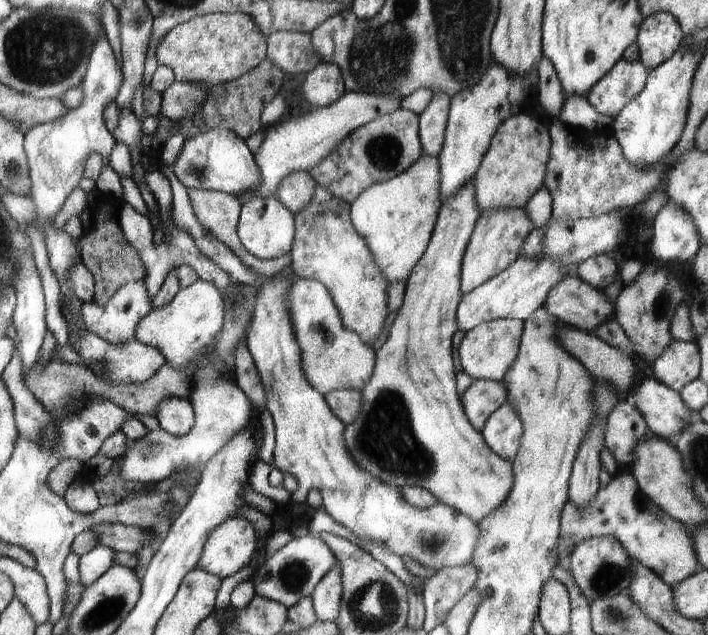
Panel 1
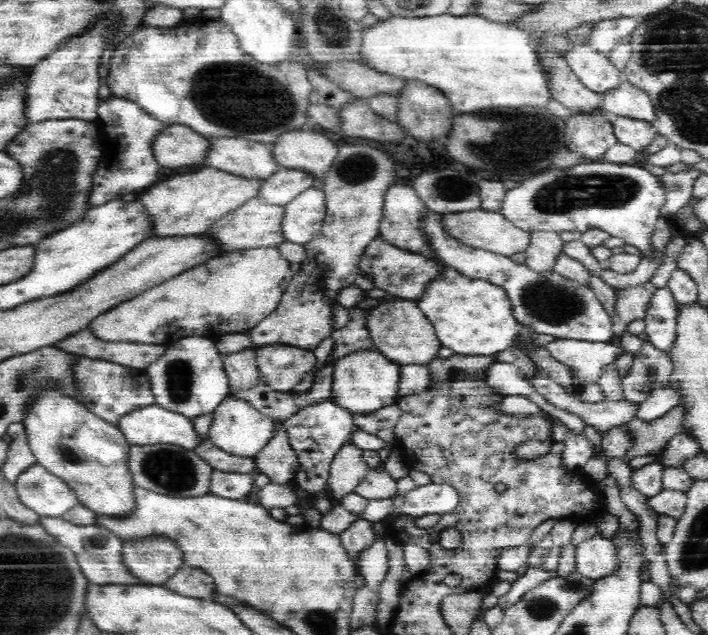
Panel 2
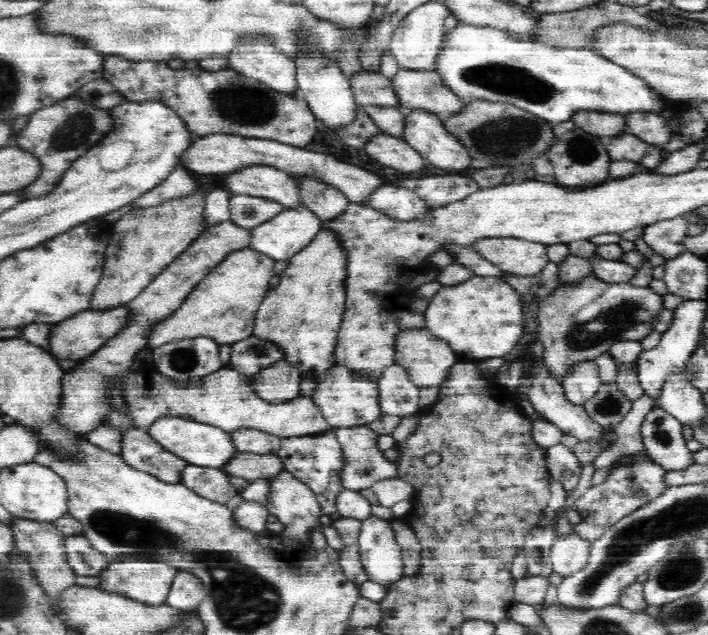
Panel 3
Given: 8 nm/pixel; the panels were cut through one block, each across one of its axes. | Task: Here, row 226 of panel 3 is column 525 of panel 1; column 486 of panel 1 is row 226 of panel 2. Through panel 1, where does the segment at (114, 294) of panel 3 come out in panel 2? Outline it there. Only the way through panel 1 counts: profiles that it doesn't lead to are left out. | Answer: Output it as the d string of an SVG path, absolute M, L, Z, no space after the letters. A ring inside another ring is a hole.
M204 167L184 176L160 180L140 201L153 217L153 237L188 237L195 233L207 233L221 216L241 207L260 192L264 180L261 177L236 176L232 172Z

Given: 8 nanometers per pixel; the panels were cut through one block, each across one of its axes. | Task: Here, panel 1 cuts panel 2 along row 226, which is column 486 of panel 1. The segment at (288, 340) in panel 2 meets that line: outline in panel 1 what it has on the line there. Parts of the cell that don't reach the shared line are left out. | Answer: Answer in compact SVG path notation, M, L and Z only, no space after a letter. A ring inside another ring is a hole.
M498 319L476 326L465 334L460 344L460 361L463 372L473 380L503 381L517 361L525 322L517 319Z

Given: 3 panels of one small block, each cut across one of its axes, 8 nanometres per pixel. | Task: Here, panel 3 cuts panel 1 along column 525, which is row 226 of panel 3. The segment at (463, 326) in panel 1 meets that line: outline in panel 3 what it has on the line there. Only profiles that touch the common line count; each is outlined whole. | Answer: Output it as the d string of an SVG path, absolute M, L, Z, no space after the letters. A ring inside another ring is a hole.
M301 207L284 209L274 218L254 228L248 248L262 252L274 260L290 260L301 252L321 230L322 220L316 213Z

